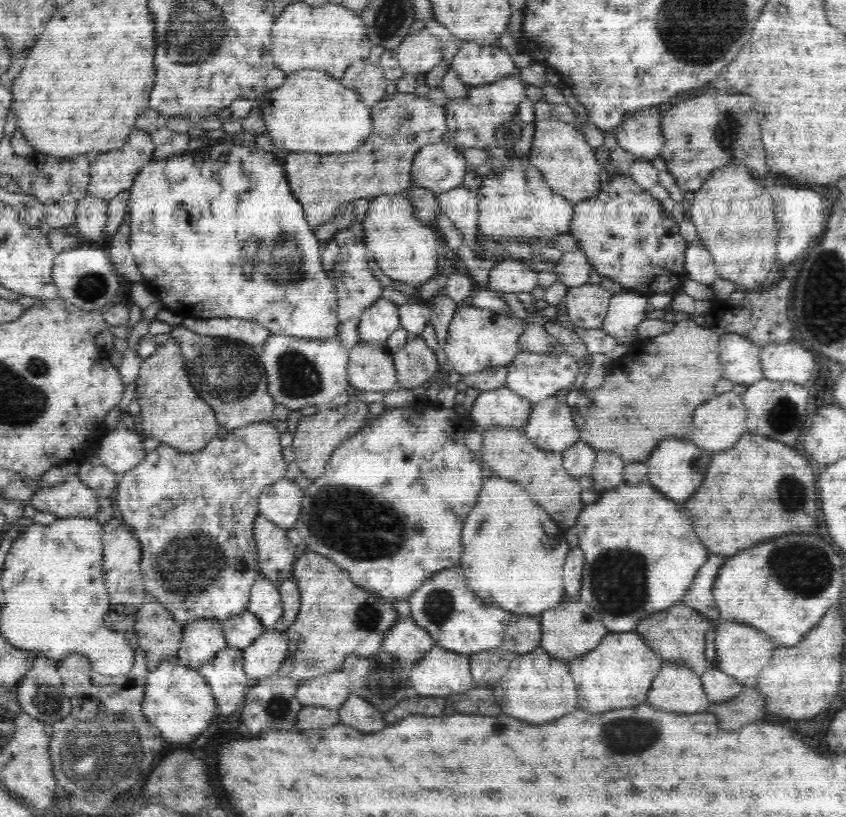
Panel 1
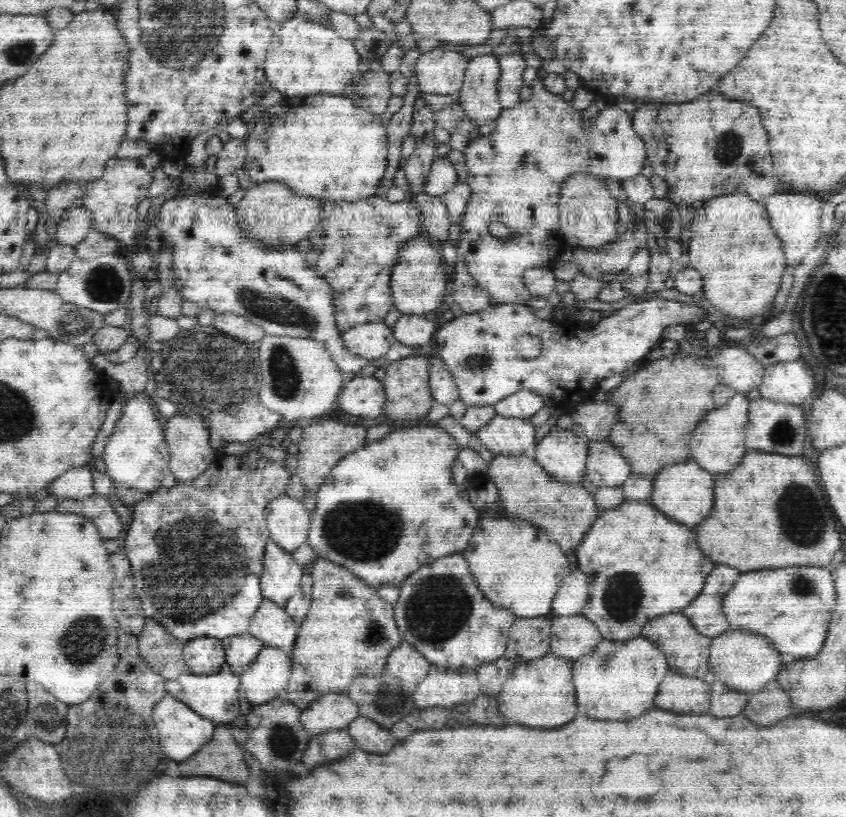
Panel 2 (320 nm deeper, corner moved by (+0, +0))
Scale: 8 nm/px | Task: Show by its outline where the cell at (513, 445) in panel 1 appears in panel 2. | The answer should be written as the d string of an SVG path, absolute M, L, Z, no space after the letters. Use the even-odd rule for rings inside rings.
M531 452L518 454L518 456L496 454L488 463L489 469L486 474L495 483L500 498L502 498L501 506L503 506L503 510L507 514L510 514L512 518L531 522L534 526L538 526L545 532L550 533L564 552L575 550L580 546L580 542L584 540L590 526L594 524L594 520L598 518L601 512L600 508L596 506L594 497L581 484L558 482L544 470L543 466L540 466L540 463L536 462Z

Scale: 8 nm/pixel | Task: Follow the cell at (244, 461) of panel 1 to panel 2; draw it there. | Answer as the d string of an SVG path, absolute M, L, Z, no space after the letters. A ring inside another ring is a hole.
M258 447L239 455L227 455L218 453L214 462L196 480L192 482L176 483L172 488L156 488L151 492L146 492L149 499L137 502L131 506L132 519L126 527L123 535L124 548L122 549L128 557L132 566L133 581L135 582L135 594L141 600L141 608L146 617L153 618L159 622L166 630L178 640L186 643L196 636L209 636L210 638L228 638L238 636L247 632L250 621L254 613L260 608L263 596L259 585L260 575L263 571L264 552L266 544L270 541L267 522L265 519L266 506L285 494L286 486L292 477L280 463L266 459L257 453Z

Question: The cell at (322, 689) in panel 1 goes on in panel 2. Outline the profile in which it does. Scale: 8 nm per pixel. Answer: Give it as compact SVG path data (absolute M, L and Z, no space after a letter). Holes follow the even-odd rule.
M328 692L322 698L314 700L306 710L302 710L300 720L310 736L318 736L318 734L326 734L328 730L347 729L358 716L358 705L346 692Z

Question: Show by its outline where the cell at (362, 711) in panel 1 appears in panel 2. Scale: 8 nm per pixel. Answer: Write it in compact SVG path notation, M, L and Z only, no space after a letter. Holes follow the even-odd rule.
M358 716L347 731L352 734L356 746L364 752L372 754L386 754L394 748L396 740L390 736L388 730L384 730L377 722L369 718Z

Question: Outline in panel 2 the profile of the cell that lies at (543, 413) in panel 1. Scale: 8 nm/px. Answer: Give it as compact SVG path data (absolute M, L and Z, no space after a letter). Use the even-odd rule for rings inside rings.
M554 427L534 445L531 453L558 482L581 484L586 475L587 445L585 436Z

